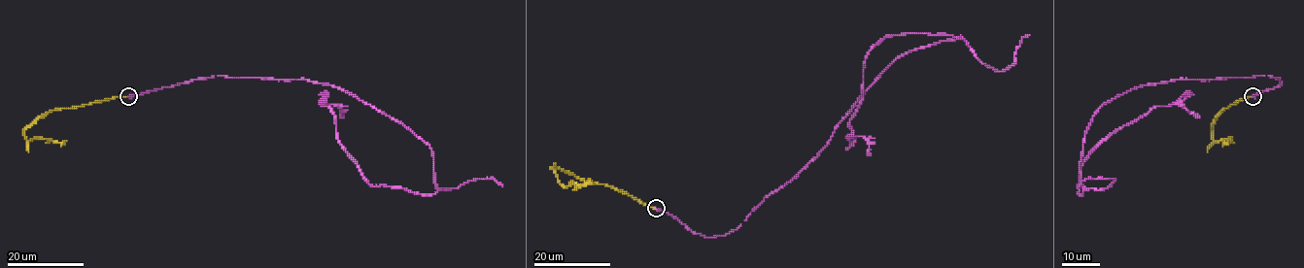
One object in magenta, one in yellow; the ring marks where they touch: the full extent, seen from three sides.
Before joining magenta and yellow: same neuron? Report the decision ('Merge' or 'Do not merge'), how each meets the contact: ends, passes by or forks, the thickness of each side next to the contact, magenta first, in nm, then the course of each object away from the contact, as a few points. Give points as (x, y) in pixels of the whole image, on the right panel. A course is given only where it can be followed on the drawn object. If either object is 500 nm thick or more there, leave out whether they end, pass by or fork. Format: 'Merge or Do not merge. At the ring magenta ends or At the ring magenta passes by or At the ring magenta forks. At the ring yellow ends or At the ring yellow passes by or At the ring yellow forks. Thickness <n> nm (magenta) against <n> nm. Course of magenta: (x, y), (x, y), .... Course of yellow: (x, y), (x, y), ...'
Merge. At the ring magenta ends. At the ring yellow ends. Thickness 280 nm (magenta) against 200 nm. Course of magenta: (1252, 96), (1282, 83), (1115, 96), (1078, 192), (1122, 126), (1178, 101), (1200, 117). Course of yellow: (1252, 96), (1224, 108), (1216, 117), (1212, 137), (1216, 141), (1230, 137), (1227, 143), (1227, 140)

